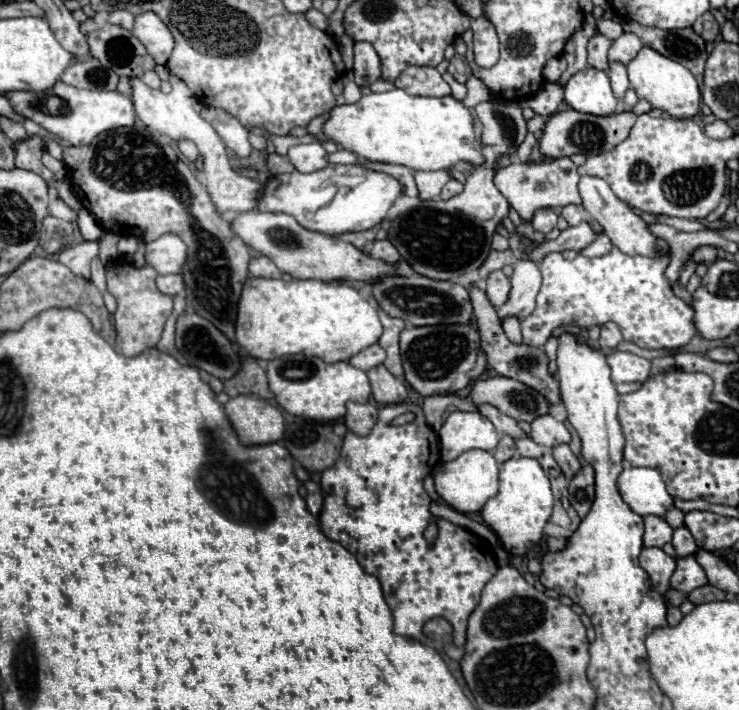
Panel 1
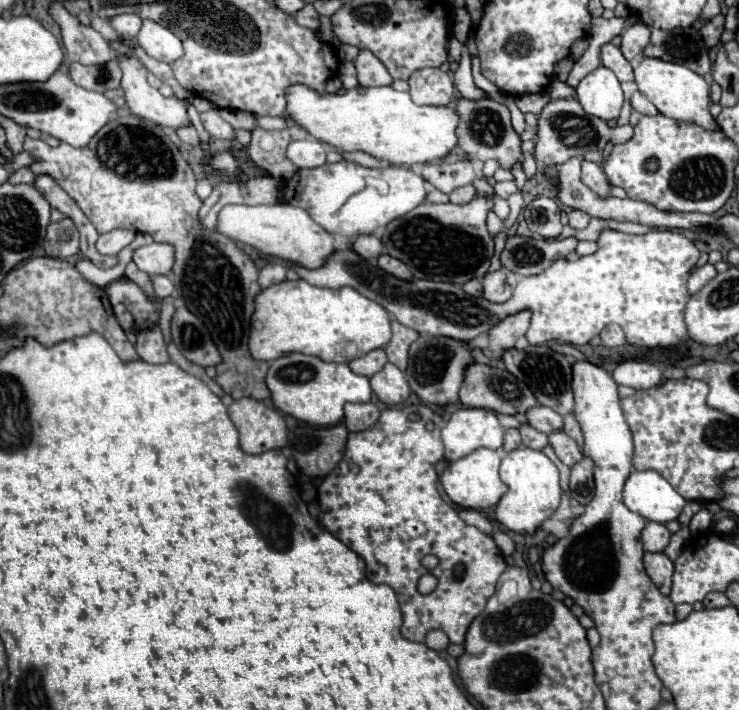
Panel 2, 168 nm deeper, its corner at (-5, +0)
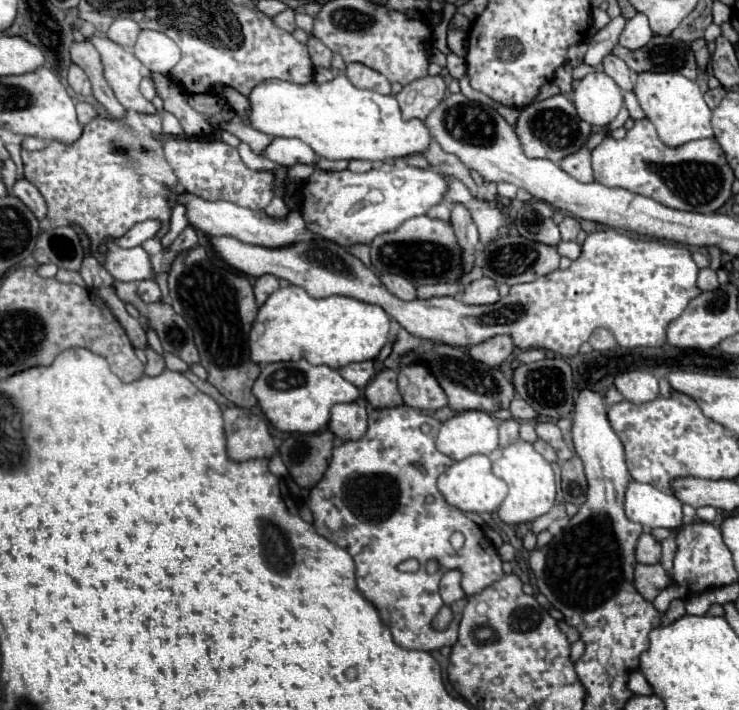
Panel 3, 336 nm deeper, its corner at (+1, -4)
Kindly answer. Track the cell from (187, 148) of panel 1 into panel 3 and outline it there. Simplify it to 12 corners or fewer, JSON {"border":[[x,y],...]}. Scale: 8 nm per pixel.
{"border":[[169,112],[163,114],[163,134],[183,136],[181,122]]}

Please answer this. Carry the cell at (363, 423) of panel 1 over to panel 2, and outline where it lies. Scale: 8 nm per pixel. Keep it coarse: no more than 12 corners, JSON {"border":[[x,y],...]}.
{"border":[[371,402],[345,404],[349,432],[371,428],[379,408]]}

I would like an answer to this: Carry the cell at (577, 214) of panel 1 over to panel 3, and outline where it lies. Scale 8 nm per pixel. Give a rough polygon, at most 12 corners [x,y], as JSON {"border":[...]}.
{"border":[[573,216],[559,224],[561,240],[575,240],[581,226]]}

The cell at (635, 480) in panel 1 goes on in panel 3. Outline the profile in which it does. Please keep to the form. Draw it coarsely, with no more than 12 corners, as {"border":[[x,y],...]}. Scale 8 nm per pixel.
{"border":[[631,482],[625,514],[645,528],[677,528],[681,502]]}

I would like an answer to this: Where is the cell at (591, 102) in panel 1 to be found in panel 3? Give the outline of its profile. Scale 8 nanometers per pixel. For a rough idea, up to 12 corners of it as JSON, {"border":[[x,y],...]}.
{"border":[[603,70],[575,84],[581,120],[609,126],[623,92]]}

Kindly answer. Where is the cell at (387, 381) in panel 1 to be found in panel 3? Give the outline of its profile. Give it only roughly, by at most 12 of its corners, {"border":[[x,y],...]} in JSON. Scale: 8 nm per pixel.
{"border":[[383,368],[365,388],[375,408],[401,406],[397,372]]}

